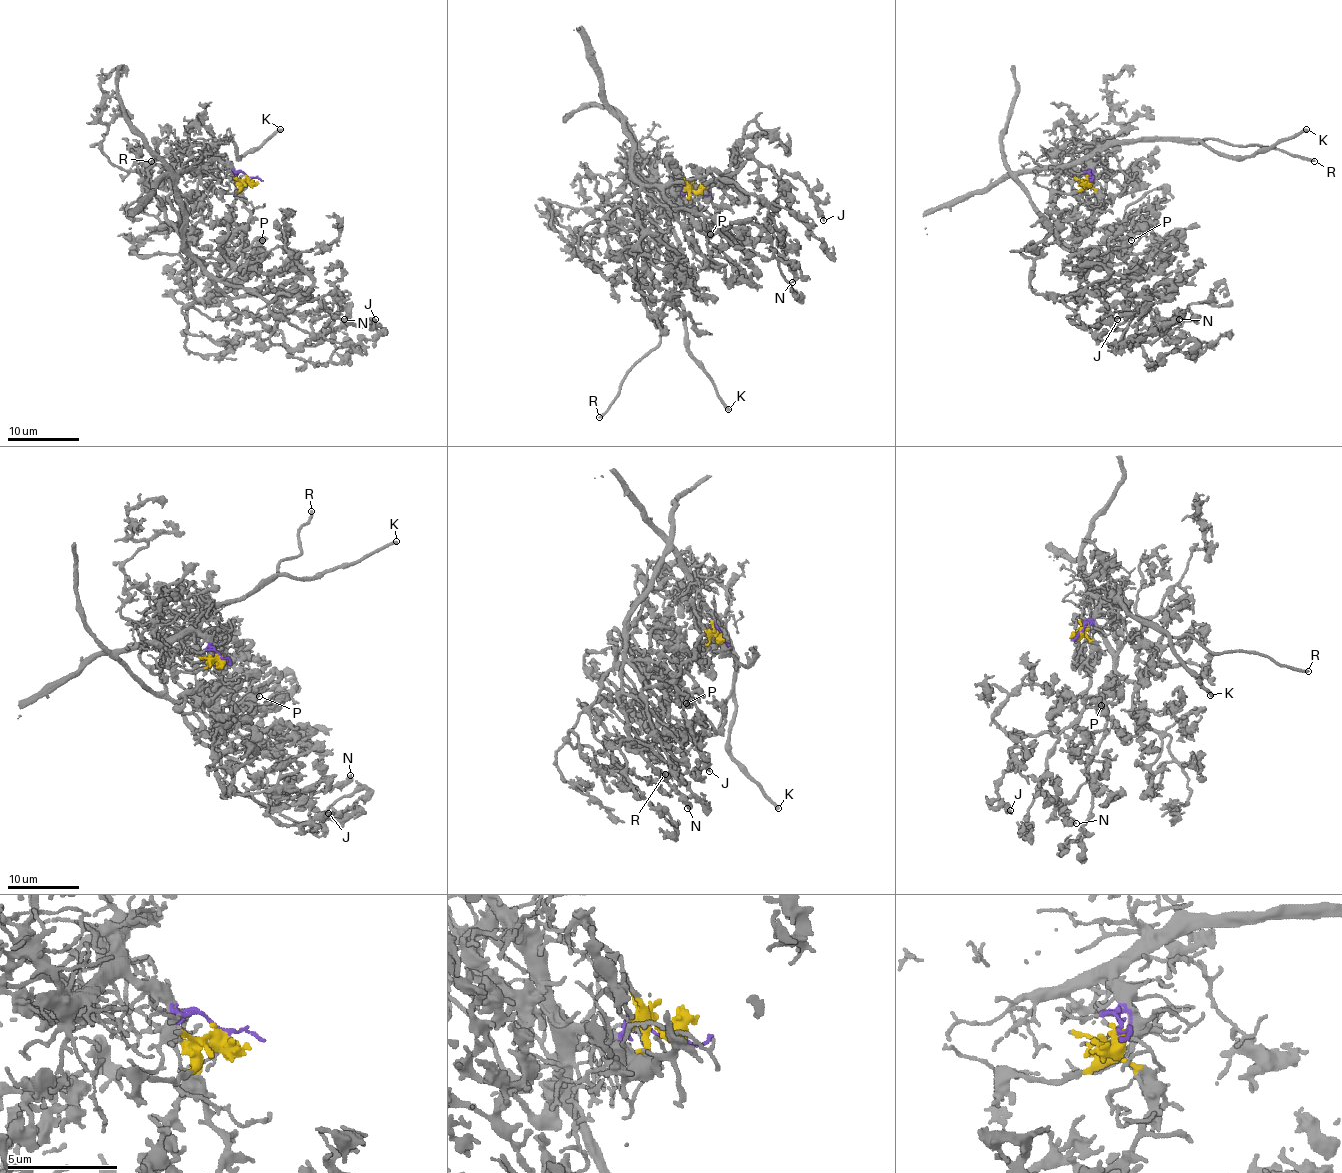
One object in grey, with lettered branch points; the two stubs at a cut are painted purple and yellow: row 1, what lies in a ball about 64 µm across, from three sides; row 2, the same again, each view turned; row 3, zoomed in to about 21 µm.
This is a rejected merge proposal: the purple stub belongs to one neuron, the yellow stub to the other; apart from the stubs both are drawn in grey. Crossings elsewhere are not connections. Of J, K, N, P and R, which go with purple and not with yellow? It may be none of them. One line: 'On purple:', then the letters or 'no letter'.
On purple: K, R

